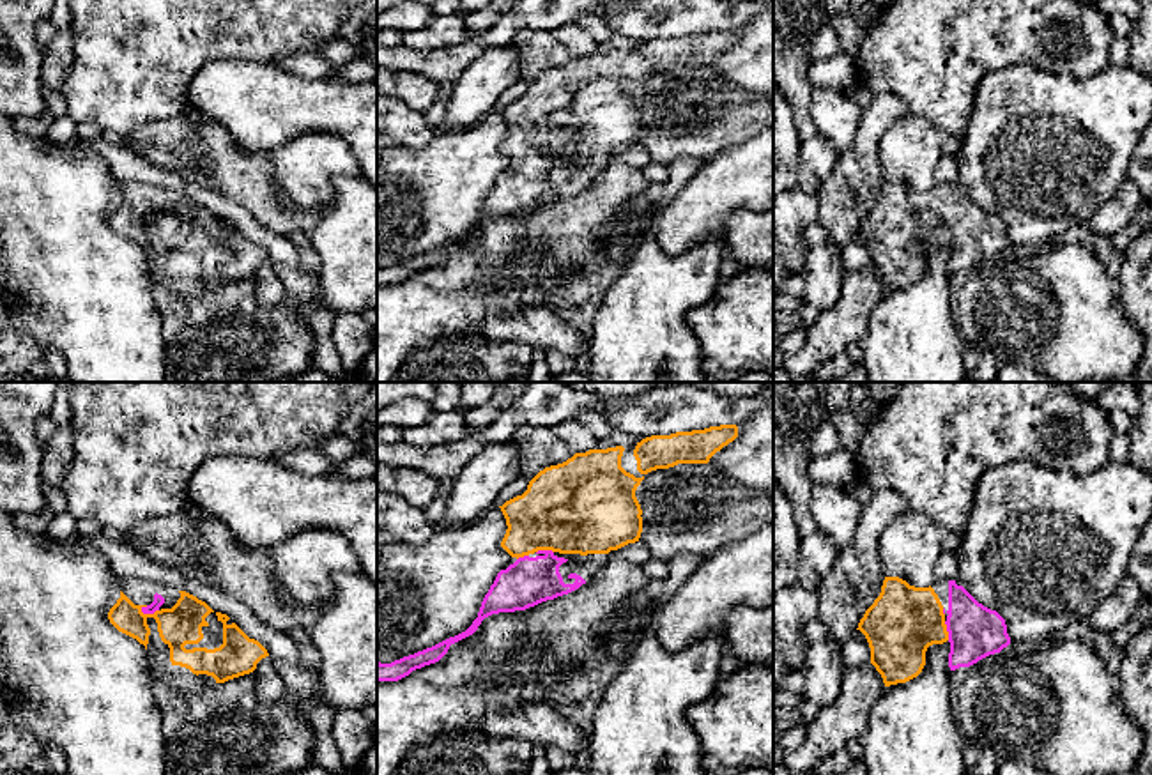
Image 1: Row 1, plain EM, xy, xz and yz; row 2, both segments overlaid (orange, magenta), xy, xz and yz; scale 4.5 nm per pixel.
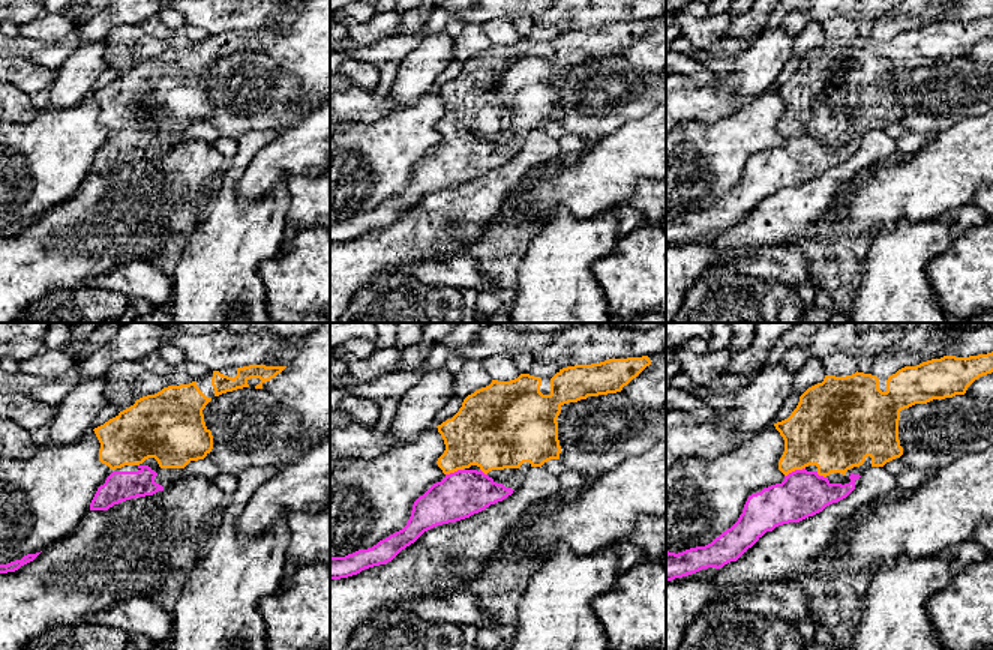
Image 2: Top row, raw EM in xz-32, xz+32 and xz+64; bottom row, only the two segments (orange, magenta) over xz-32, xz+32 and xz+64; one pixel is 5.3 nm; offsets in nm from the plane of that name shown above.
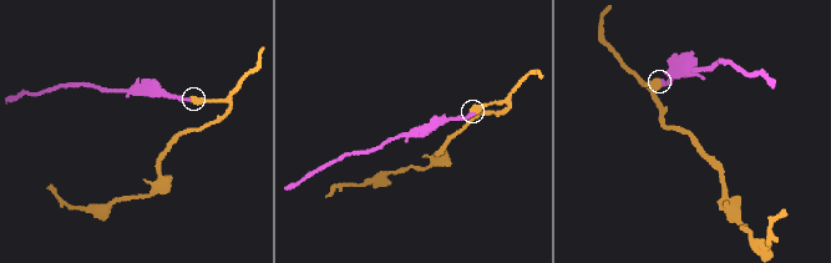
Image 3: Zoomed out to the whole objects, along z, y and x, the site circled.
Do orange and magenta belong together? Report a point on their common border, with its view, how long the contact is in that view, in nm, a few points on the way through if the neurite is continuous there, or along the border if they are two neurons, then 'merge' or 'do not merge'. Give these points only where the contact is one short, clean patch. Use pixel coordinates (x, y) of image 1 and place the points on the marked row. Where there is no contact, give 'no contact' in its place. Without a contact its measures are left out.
meets orange in xy at (149, 614); contact 90 nm long; runs through xy (181, 625), (149, 614), (158, 600); merge

